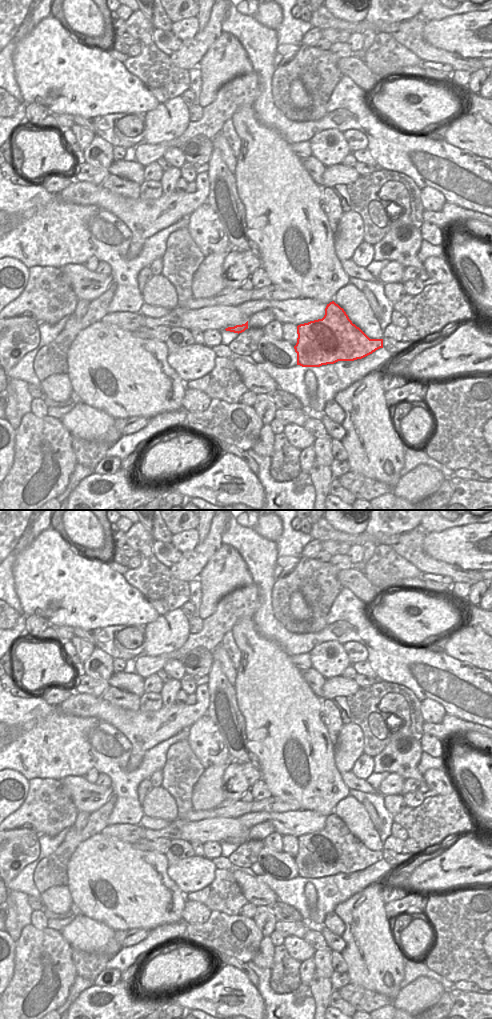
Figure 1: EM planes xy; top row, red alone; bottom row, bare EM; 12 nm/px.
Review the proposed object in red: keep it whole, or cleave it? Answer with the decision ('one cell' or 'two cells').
two cells

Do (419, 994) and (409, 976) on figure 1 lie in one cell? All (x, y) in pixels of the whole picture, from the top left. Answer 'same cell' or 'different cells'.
different cells

